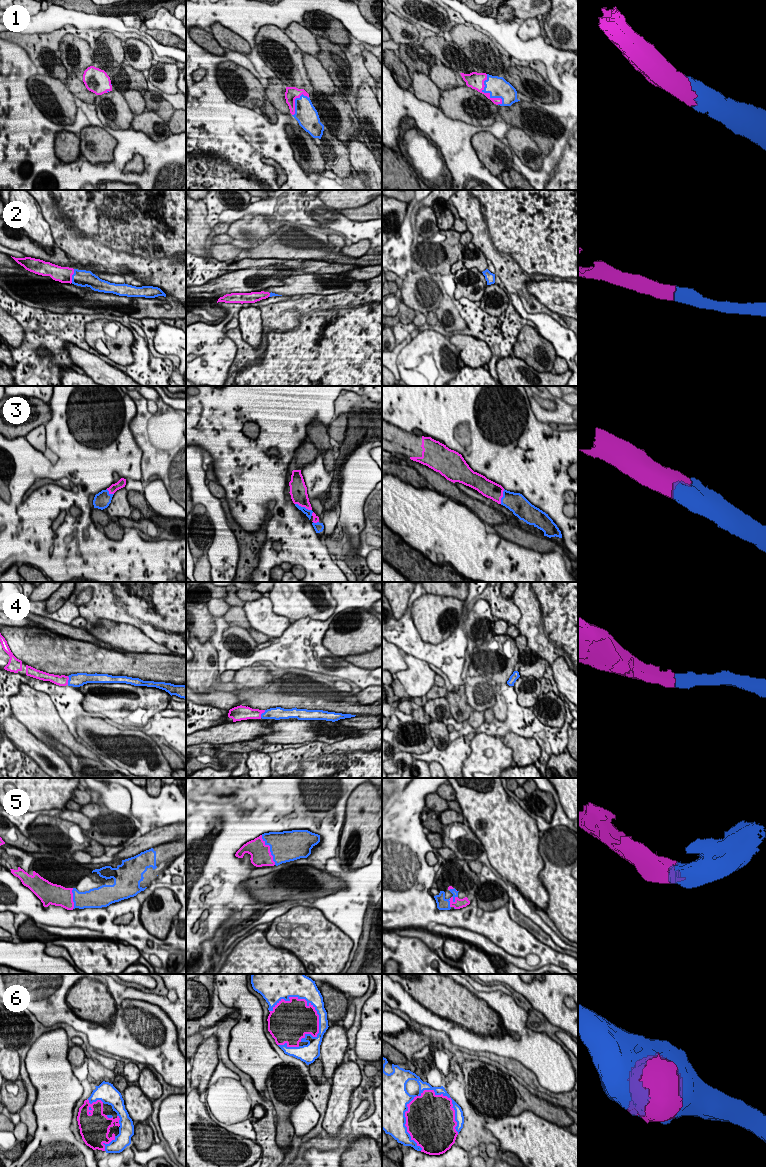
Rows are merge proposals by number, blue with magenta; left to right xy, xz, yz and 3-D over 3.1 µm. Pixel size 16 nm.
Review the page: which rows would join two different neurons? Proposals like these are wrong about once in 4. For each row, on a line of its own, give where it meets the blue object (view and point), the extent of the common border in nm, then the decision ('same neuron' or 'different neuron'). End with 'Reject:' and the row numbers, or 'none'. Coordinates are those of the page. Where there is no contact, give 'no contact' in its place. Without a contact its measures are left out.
1: meets blue in yz at (487, 92); contact 550 nm long; same neuron
2: meets blue in xy at (72, 276); contact 220 nm long; same neuron
3: meets blue in xz at (303, 507); contact 300 nm long; same neuron
4: meets blue in xy at (68, 680); contact 140 nm long; same neuron
5: meets blue in xz at (270, 849); contact 550 nm long; same neuron
6: meets blue in xz at (303, 998); contact 900 nm long; same neuron
Reject: none

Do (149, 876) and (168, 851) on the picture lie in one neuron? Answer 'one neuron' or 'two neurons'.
one neuron

